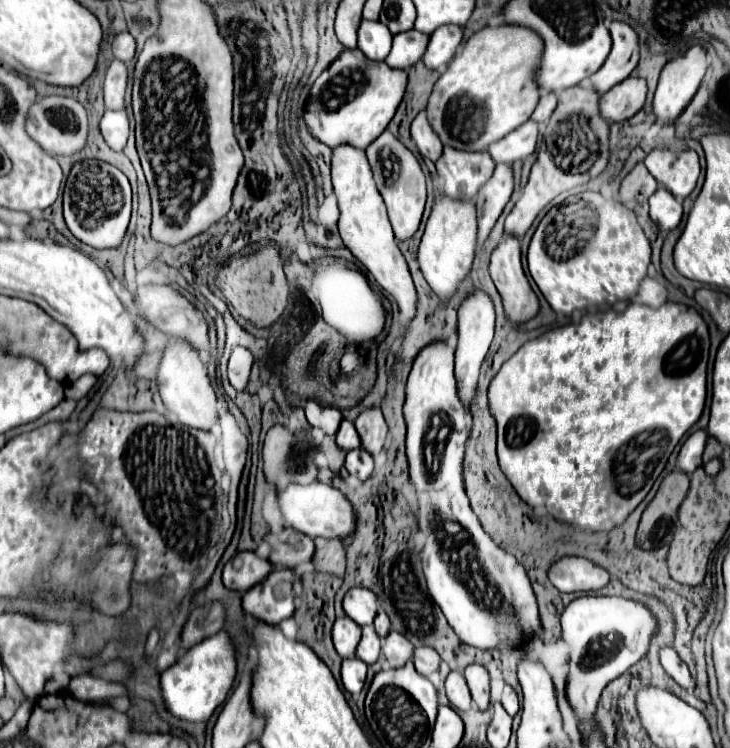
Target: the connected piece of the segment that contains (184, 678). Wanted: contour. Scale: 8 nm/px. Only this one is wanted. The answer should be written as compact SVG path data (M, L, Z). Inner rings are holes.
M221 630L199 644L191 646L173 666L161 672L161 688L163 698L167 702L167 708L173 716L185 718L191 722L209 720L209 716L215 712L219 704L227 698L227 692L233 686L235 674L237 674L237 658L235 658L235 644L231 636Z

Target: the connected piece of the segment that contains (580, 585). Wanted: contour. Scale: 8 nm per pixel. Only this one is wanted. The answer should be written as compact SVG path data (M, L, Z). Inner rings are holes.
M561 558L551 566L549 580L561 592L589 592L607 586L611 576L587 558Z

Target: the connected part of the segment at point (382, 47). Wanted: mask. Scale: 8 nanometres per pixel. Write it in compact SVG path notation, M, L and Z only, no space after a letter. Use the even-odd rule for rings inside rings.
M363 20L359 26L359 48L369 60L385 60L391 52L393 34L377 20Z

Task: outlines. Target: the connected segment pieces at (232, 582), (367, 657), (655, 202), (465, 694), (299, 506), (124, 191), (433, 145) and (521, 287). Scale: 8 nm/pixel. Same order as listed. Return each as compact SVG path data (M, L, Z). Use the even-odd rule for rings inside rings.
M239 552L223 568L223 584L229 590L247 592L255 584L263 582L271 572L271 562L259 558L255 552Z
M365 626L365 628L363 628L363 638L361 638L359 646L357 646L355 656L357 656L359 660L363 660L365 664L373 664L373 662L377 662L379 652L381 652L379 642L381 642L381 640L379 640L375 628L373 628L373 626Z
M659 186L655 194L649 198L649 206L651 206L649 214L661 230L673 230L681 222L681 216L683 216L681 204L663 186Z
M451 670L449 676L447 676L447 680L445 680L445 688L447 688L449 702L457 710L469 710L473 706L473 700L471 700L469 688L467 688L467 682L465 682L465 678L463 678L461 672Z
M313 482L307 486L291 484L291 488L287 488L279 494L279 508L281 508L281 514L285 516L285 520L297 532L303 532L313 538L321 536L327 540L343 540L347 536L353 536L353 532L357 528L357 514L353 510L353 504L345 498L345 494L341 490L321 484L321 482Z
M101 160L77 162L67 178L63 192L67 228L73 236L93 248L119 248L131 218L131 186L127 176ZM99 214L99 216L93 216Z
M421 110L415 120L411 122L411 138L415 140L419 152L427 158L427 160L437 160L443 152L443 144L441 140L437 138L431 122L427 120L427 112Z
M515 236L497 246L491 256L491 278L501 294L505 316L511 324L523 324L537 316L539 300L529 286L521 264L521 248Z

